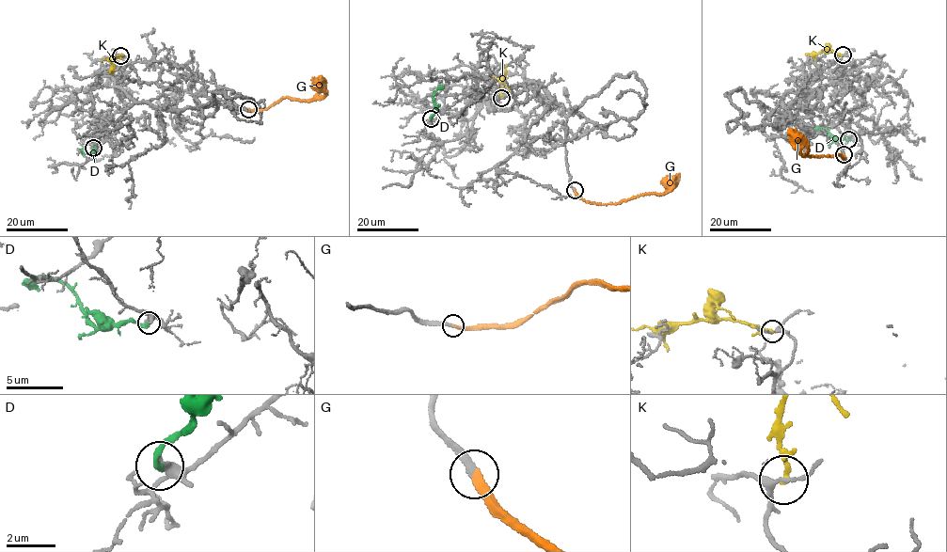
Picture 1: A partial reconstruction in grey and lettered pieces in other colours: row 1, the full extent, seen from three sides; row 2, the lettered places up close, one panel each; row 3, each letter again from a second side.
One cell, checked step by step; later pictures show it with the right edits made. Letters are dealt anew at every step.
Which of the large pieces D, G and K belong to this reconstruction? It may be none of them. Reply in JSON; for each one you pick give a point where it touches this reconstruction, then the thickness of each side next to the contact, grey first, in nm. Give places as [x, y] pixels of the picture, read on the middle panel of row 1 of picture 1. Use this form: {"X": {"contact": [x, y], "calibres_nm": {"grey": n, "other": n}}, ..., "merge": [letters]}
{"G": {"contact": [575, 190], "calibres_nm": {"grey": 280, "other": 280}}, "merge": ["G"]}

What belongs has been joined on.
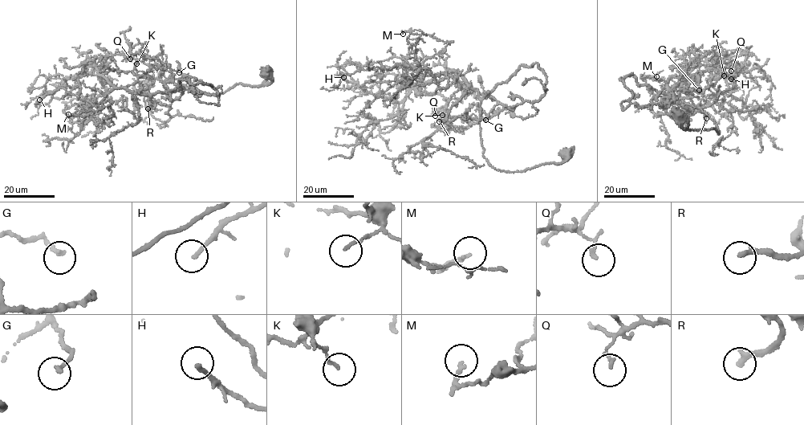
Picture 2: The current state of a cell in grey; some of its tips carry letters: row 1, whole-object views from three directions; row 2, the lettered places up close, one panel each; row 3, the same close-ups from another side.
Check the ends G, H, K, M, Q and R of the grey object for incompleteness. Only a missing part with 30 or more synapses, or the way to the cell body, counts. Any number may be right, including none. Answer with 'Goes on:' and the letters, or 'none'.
Goes on: none

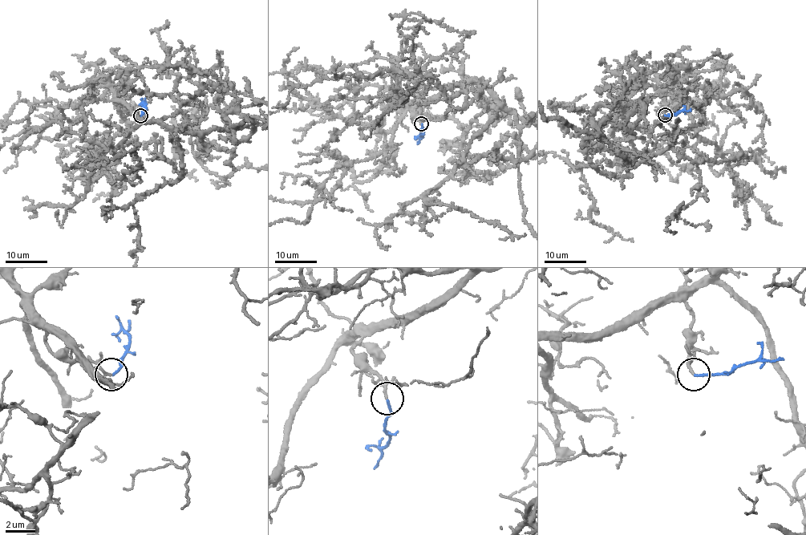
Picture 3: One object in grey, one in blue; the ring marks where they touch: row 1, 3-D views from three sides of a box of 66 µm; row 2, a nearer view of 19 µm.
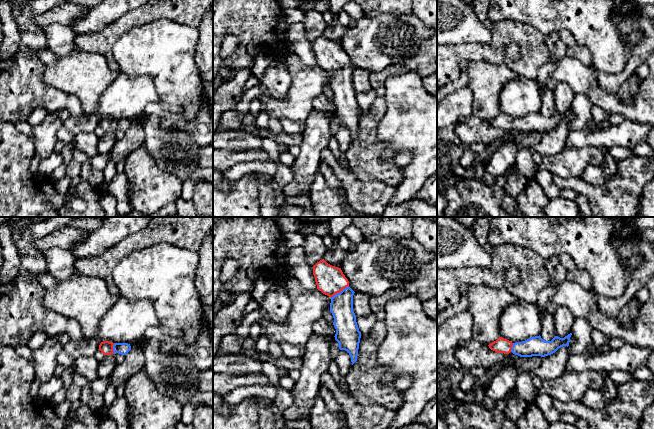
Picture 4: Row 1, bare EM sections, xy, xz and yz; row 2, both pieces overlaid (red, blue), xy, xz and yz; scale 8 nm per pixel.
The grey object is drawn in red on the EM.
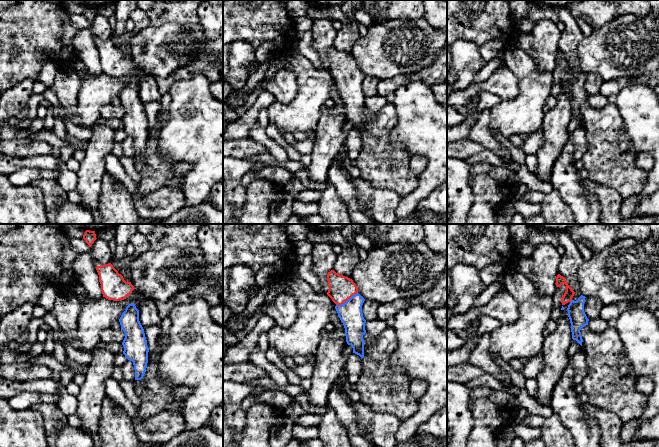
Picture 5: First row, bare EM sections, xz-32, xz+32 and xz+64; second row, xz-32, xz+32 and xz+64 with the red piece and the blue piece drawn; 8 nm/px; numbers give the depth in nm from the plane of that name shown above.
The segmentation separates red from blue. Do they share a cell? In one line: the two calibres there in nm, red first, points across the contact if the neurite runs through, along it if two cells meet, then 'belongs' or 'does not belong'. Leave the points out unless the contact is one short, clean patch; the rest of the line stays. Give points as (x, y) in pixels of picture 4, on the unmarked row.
240 nm thick on the red side, 190 nm on the other; runs through xz (330, 56), (340, 67), (341, 82); belongs

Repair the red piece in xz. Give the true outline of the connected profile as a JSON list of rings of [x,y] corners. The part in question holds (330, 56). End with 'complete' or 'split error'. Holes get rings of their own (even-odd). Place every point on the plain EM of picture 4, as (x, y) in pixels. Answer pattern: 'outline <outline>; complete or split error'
outline [[[324,35],[313,42],[313,51],[317,65],[331,74],[330,88],[333,91],[333,101],[336,105],[335,116],[339,119],[339,125],[345,126],[351,133],[352,141],[357,137],[361,108],[359,107],[356,91],[353,87],[354,67],[349,63],[349,57],[341,44],[328,40]]]; split error

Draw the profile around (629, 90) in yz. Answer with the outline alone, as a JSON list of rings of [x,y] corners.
[[[635,71],[626,81],[621,85],[618,96],[625,104],[631,103],[639,93],[640,77]]]

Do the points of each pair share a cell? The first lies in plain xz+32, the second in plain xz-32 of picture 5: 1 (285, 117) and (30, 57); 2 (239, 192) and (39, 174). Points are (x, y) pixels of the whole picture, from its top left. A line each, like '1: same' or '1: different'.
1: different
2: different

